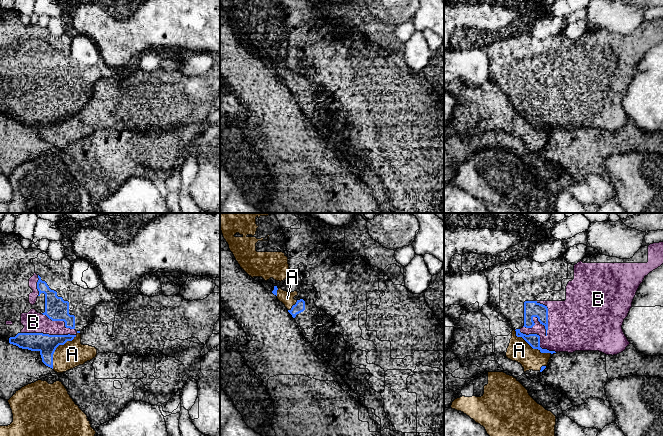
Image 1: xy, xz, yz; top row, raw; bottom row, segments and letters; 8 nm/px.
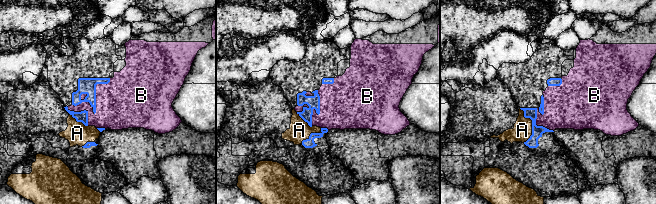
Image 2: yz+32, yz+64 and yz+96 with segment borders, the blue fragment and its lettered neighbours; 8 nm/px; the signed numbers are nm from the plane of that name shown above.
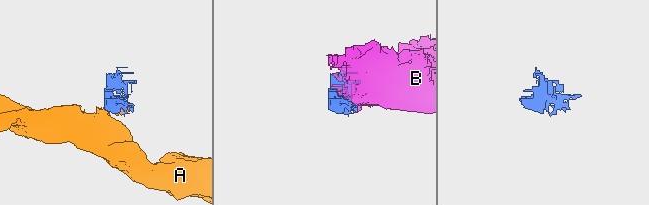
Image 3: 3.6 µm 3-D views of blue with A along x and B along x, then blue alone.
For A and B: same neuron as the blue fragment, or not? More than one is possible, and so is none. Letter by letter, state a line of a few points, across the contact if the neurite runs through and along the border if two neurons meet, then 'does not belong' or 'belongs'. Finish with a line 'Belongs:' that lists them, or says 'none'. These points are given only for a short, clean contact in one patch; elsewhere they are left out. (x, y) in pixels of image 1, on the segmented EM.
A: does not belong
B: belongs
Belongs: B

